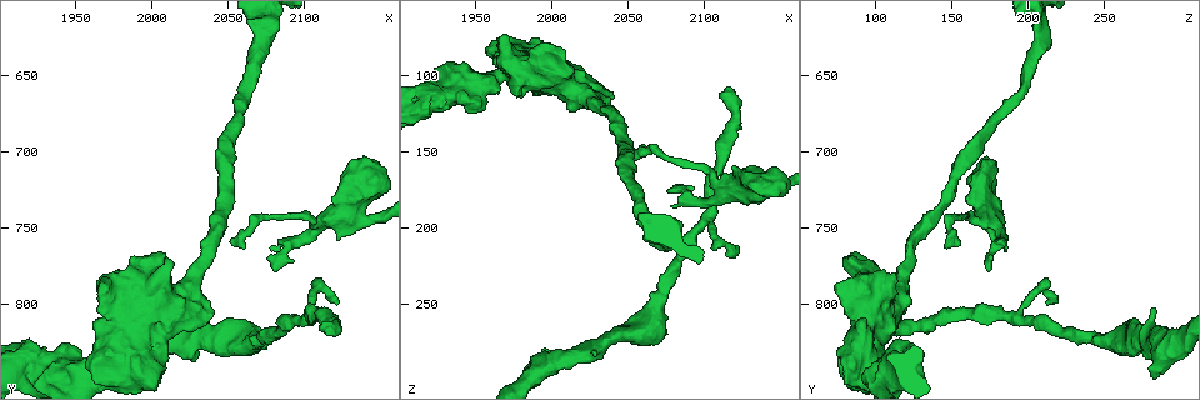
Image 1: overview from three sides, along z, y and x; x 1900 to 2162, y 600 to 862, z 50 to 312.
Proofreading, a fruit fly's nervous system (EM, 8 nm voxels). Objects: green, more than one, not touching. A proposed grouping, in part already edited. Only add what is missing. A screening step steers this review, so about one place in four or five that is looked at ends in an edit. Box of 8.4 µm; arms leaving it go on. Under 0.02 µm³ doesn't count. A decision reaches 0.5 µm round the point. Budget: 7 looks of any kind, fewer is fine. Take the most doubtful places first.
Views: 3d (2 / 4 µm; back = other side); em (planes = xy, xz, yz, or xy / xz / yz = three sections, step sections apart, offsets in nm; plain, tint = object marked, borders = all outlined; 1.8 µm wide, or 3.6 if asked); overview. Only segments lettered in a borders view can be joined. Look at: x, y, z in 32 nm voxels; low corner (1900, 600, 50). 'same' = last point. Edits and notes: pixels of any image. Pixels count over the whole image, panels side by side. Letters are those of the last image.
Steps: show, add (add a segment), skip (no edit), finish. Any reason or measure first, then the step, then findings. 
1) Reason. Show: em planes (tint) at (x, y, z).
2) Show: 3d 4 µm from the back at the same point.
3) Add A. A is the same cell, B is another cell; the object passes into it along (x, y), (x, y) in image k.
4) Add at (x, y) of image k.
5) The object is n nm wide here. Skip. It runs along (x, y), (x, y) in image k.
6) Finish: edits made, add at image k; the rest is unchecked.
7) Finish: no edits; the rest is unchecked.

Show: em planes (tint) at (2114, 814, 110).

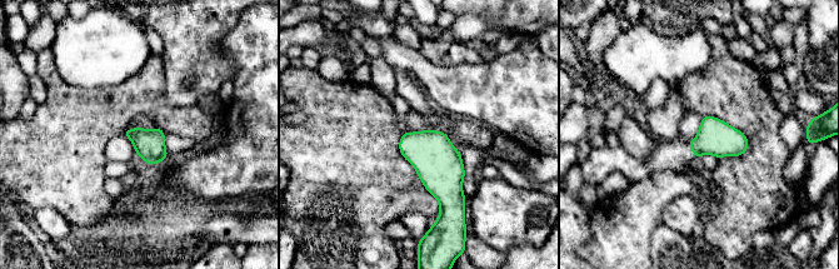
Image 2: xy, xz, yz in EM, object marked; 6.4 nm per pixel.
See the neighbours. Show: em planes (borders) at the same point.

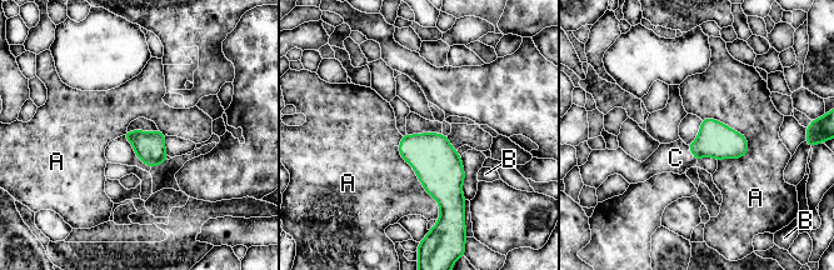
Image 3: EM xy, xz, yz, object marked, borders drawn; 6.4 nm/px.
The object is 190 nm wide here. Add C. C is the same cell, A and B are other cells; the object passes into it along (717, 140), (693, 154), (675, 158) in image 3; the cell continues.

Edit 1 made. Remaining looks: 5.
Show: overview.

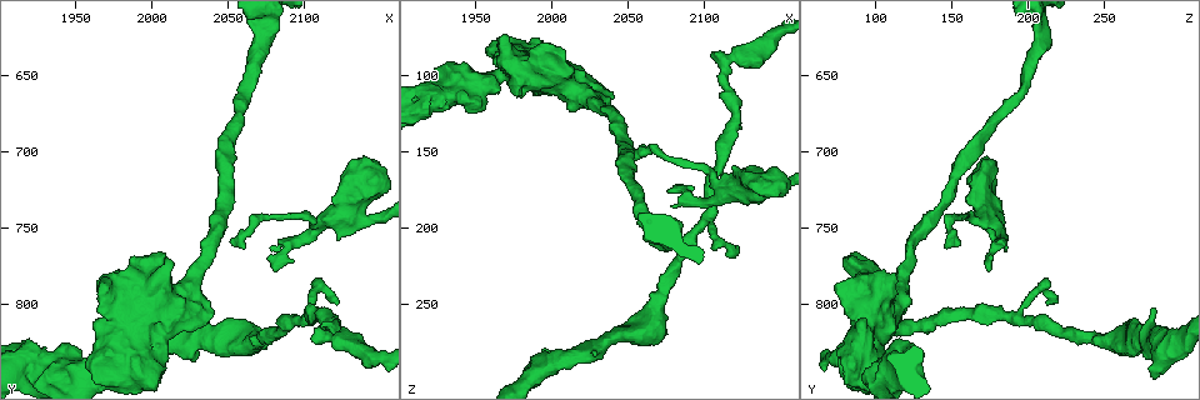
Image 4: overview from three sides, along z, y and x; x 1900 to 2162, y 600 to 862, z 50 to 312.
Branch stops here. Show: em 3.6 µm planes (borders) at (1920, 824, 118).

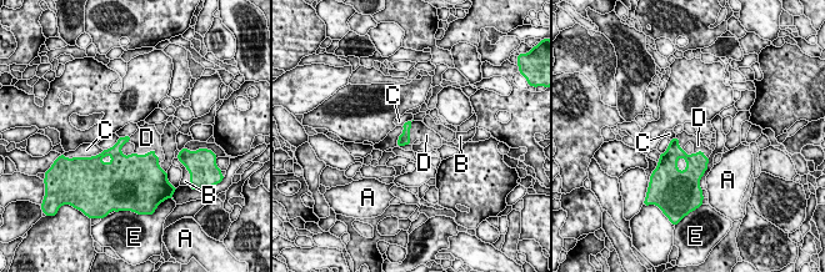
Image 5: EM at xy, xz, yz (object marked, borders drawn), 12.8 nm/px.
The longest contact is with D, 360 nm. Add D. D is the same cell, A, B, C and E are other cells; the object passes into it along (143, 170), (150, 152), (146, 137) in image 5; the cell continues.

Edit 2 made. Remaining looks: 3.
See it whole again. Show: overview.

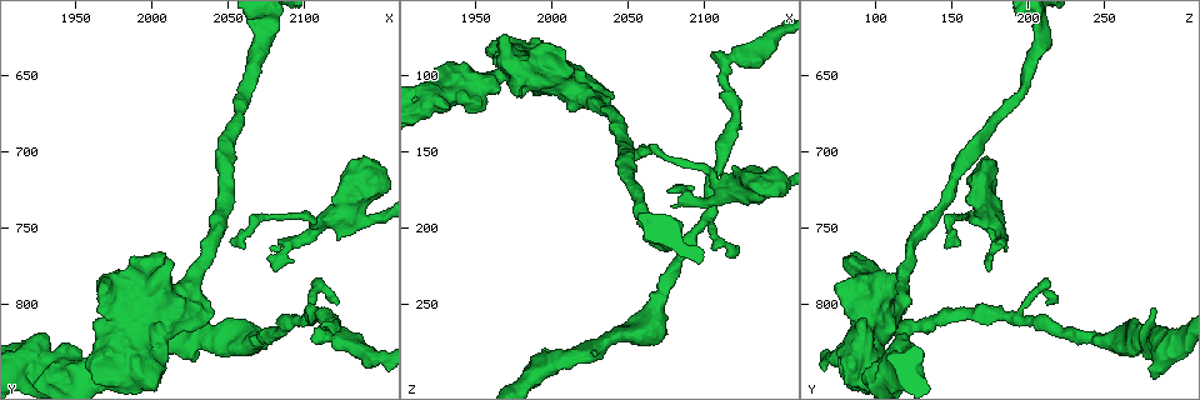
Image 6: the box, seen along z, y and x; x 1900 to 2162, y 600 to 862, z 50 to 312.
Thick end. Show: em 3.6 µm xz step 16 (borders) at (2008, 766, 84).

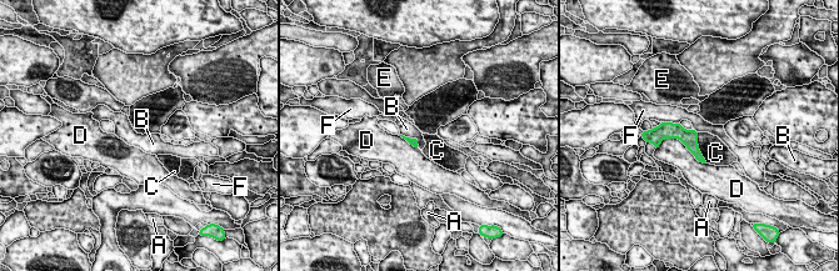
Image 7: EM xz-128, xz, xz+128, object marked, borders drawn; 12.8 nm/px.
Skip. A, B, C, D, E and F are other cells; a border runs along (400, 134), (414, 137), (419, 147) in image 7; none of them fits.

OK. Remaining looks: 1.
Finish: edits made, add at image 3, add at image 5; the rest is unchecked.

